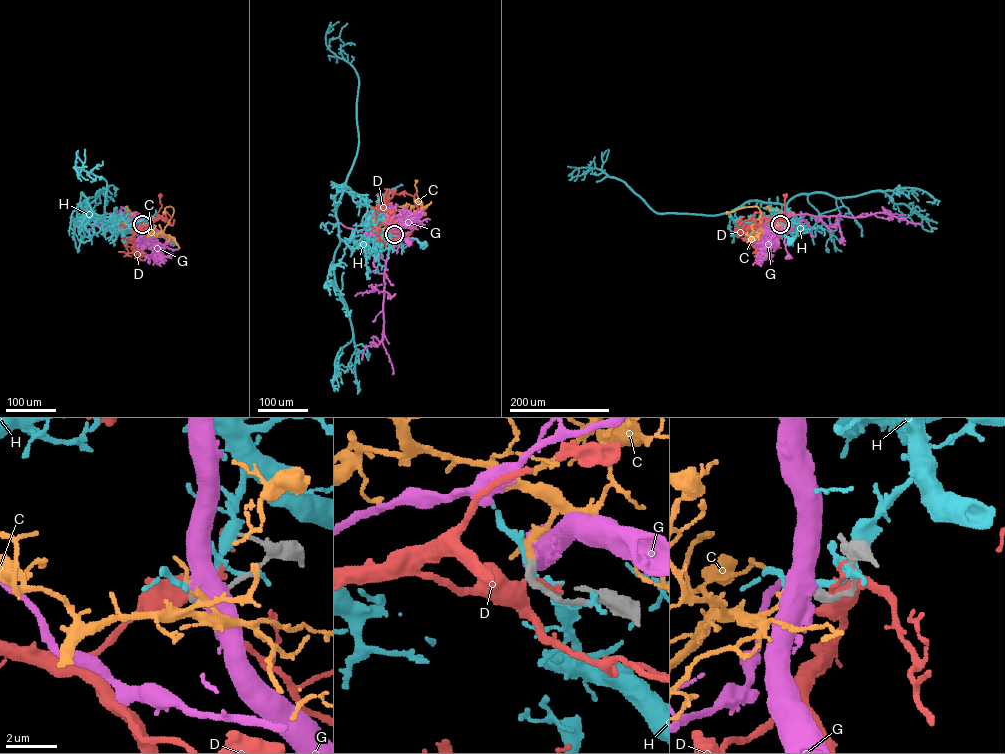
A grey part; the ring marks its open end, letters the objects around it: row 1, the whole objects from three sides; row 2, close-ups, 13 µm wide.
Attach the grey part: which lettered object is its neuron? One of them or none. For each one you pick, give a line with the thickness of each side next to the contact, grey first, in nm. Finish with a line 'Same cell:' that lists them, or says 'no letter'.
C: Thickness 360 nm (grey) against 240 nm
Same cell: C

